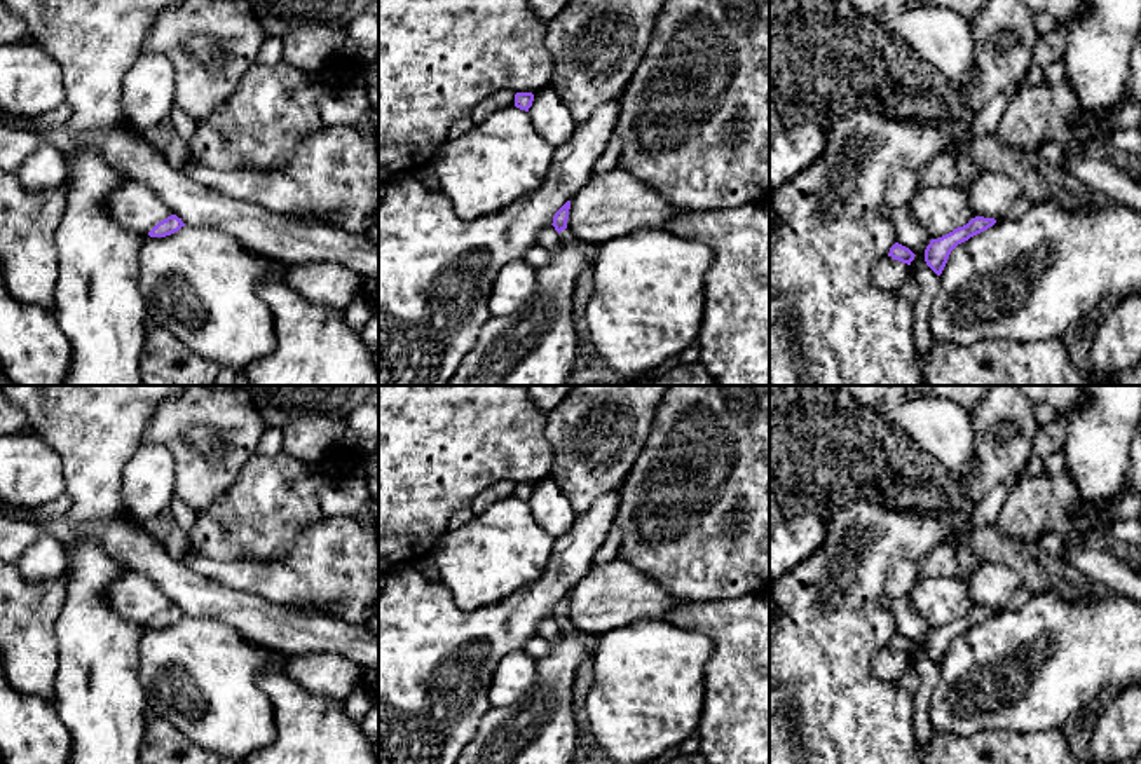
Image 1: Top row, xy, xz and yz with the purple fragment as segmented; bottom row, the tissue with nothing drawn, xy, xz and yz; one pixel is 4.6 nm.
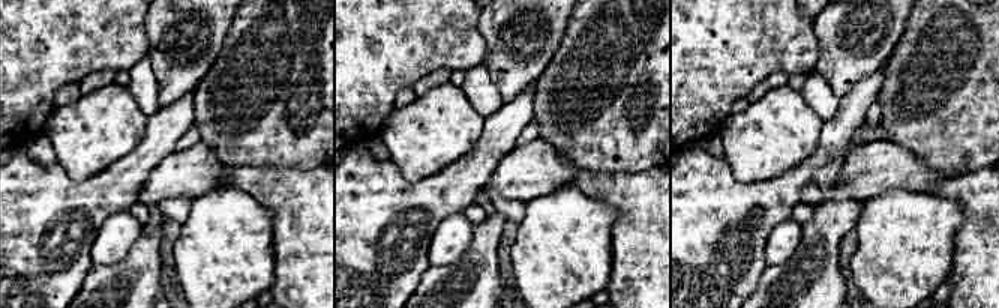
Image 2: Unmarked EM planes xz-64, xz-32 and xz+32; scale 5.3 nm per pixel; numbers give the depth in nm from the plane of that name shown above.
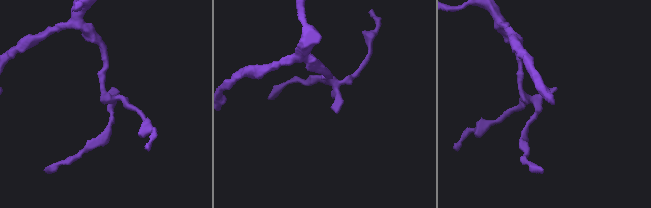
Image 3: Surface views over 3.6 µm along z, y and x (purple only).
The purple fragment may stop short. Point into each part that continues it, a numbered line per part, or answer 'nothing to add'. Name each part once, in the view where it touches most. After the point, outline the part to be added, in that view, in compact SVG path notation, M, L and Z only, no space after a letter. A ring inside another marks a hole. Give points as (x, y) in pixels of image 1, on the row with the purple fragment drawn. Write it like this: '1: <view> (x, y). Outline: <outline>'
nothing to add

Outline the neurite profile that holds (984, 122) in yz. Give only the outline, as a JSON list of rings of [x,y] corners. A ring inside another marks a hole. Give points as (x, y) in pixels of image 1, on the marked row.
[[[1008,94],[994,96],[975,117],[970,124],[970,140],[982,138],[986,134],[994,133],[1005,108],[1008,103]]]

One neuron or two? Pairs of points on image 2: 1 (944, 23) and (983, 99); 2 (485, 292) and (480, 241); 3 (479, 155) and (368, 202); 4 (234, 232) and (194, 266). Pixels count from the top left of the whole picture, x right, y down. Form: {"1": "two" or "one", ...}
{"1": "one", "2": "one", "3": "one", "4": "one"}

